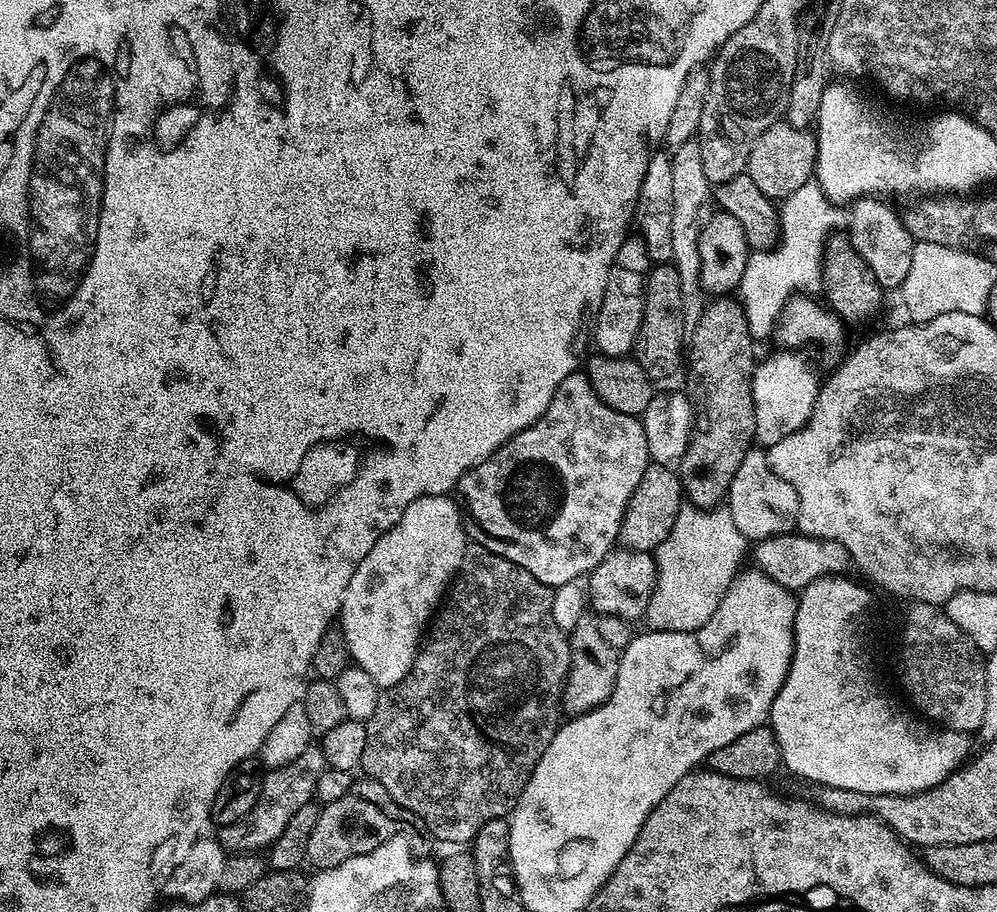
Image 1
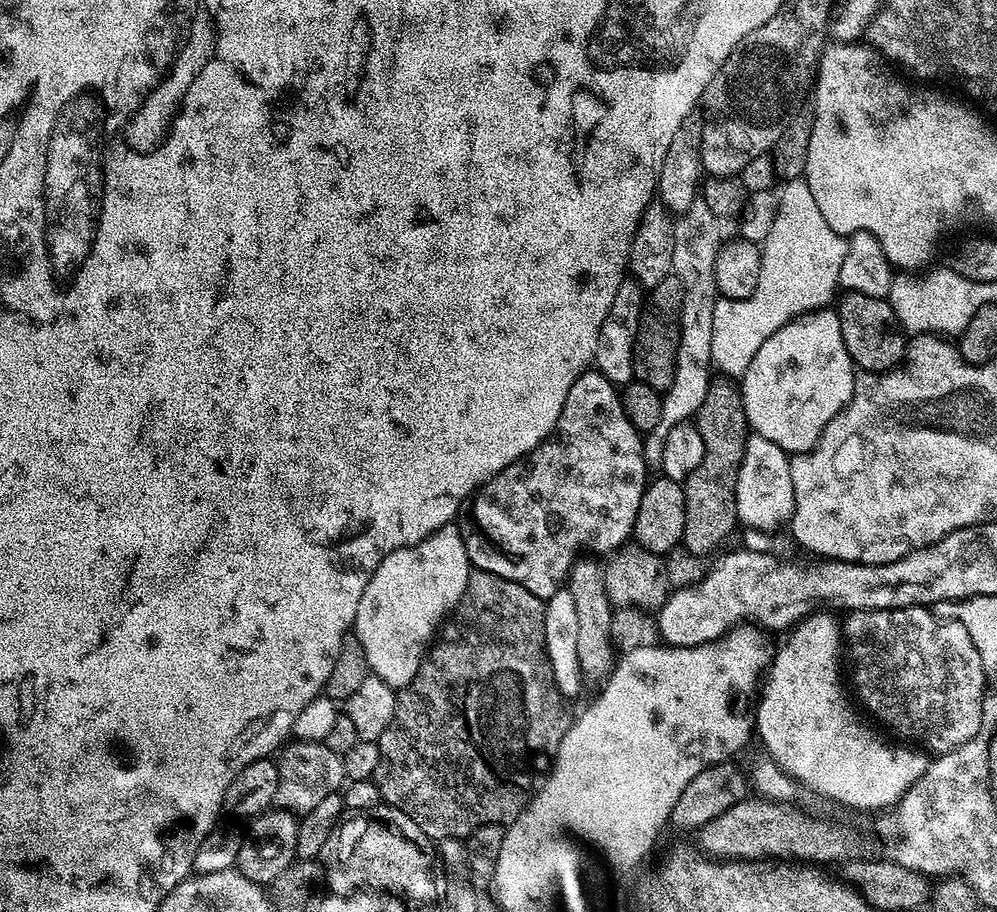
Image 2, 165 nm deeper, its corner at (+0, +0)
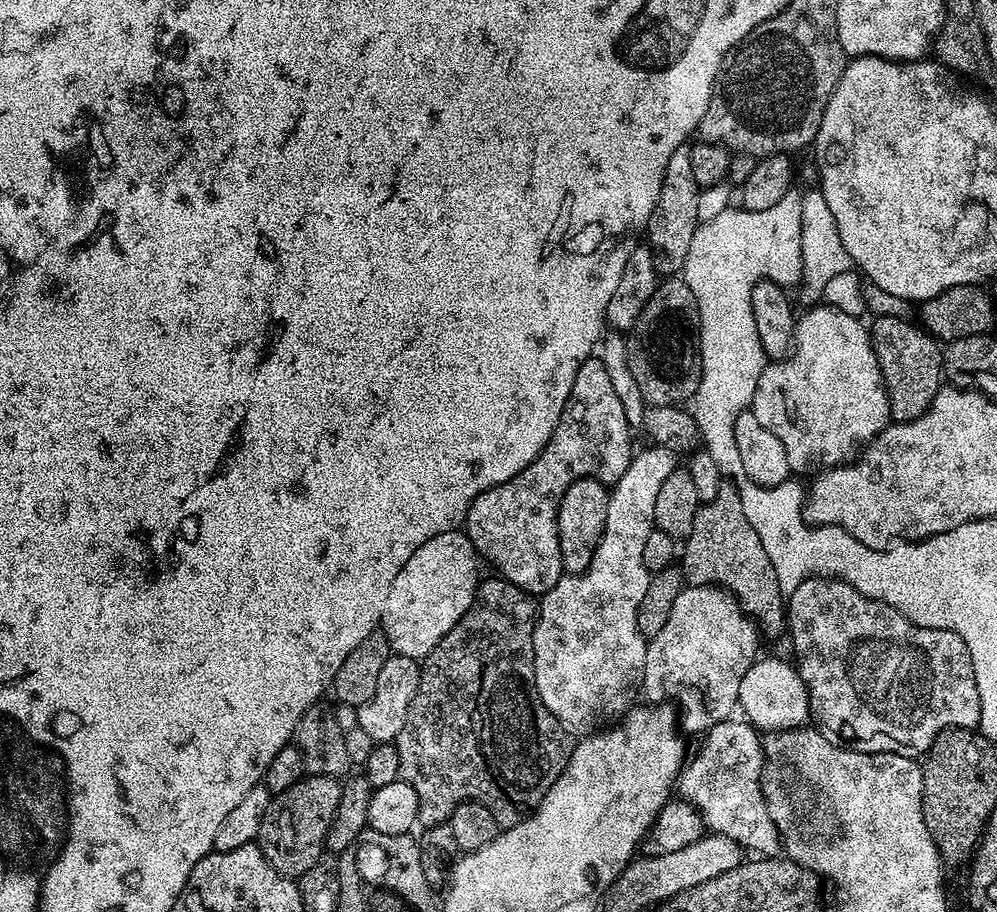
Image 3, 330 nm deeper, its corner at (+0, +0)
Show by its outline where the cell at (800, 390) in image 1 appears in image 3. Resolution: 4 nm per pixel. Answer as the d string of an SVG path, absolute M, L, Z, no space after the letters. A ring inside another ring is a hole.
M823 302L817 303L807 310L809 312L805 316L801 315L796 321L792 347L788 355L783 360L769 363L762 370L761 377L758 378L757 389L754 390L750 411L754 414L754 418L758 418L758 422L762 422L762 426L766 426L766 430L770 430L770 434L774 434L774 438L778 438L778 442L782 442L782 446L786 446L786 462L793 473L812 472L811 474L819 474L827 472L830 468L839 468L841 464L845 463L853 455L853 453L851 454L852 448L857 447L856 449L859 449L861 446L867 445L875 436L879 435L883 428L888 427L891 408L888 405L887 390L884 388L882 374L878 366L878 358L872 349L872 337L869 329L865 325L864 328L860 325L862 323L861 317L844 314Z

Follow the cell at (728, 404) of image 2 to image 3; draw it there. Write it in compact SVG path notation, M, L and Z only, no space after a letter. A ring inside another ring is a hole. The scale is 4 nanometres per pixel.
M728 482L721 483L720 492L713 500L701 503L698 514L694 518L694 530L682 544L682 571L689 585L710 584L731 592L740 609L751 616L765 637L776 636L786 628L786 596L778 586L778 574L774 574L774 566L770 558L766 558L766 550L762 550L762 542L758 534L754 534L754 526L746 522L746 514L742 511L740 493Z

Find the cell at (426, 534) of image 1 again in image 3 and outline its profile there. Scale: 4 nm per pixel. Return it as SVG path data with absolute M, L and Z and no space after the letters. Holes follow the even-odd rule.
M453 530L427 540L398 570L394 586L386 597L386 606L380 615L380 628L391 651L420 662L442 642L442 638L470 610L476 596L476 547L470 542L467 531Z

